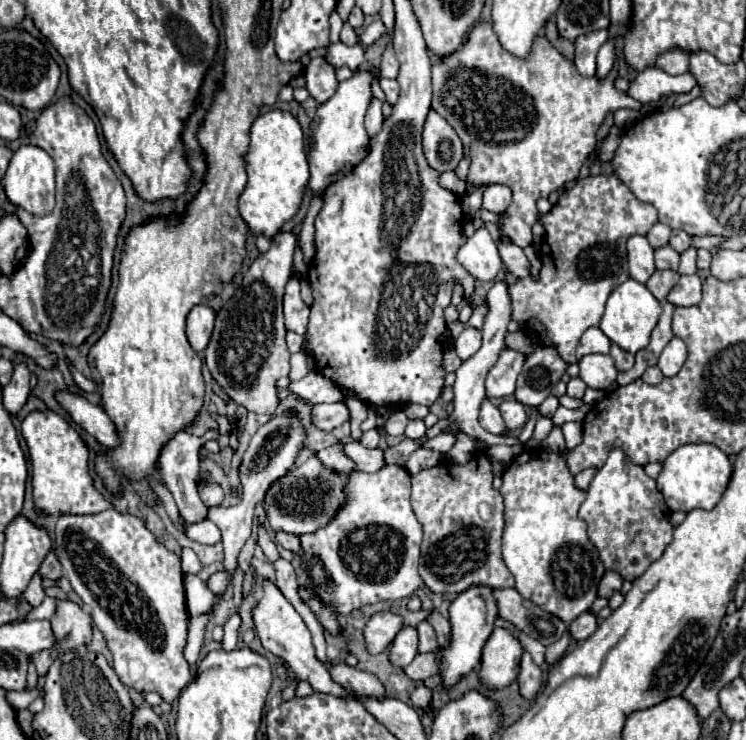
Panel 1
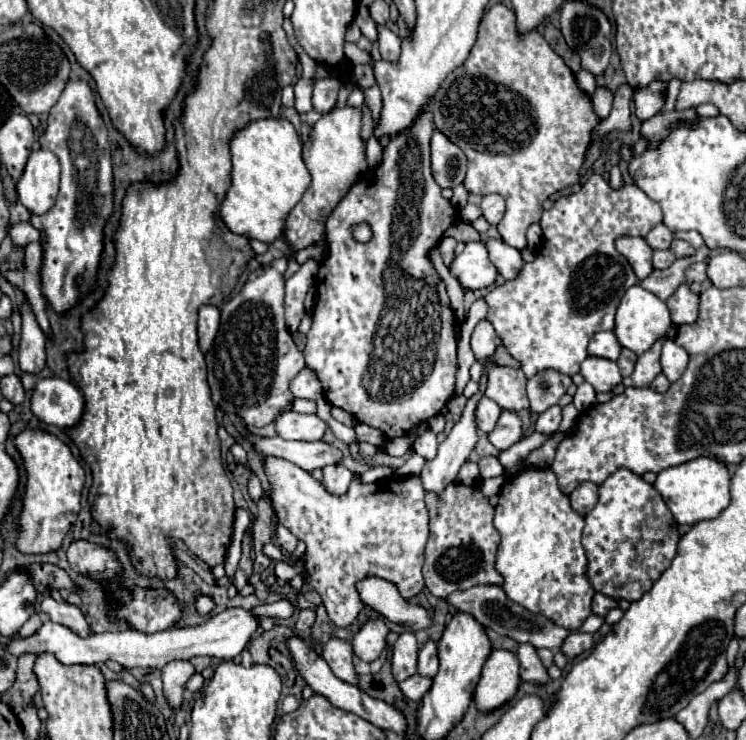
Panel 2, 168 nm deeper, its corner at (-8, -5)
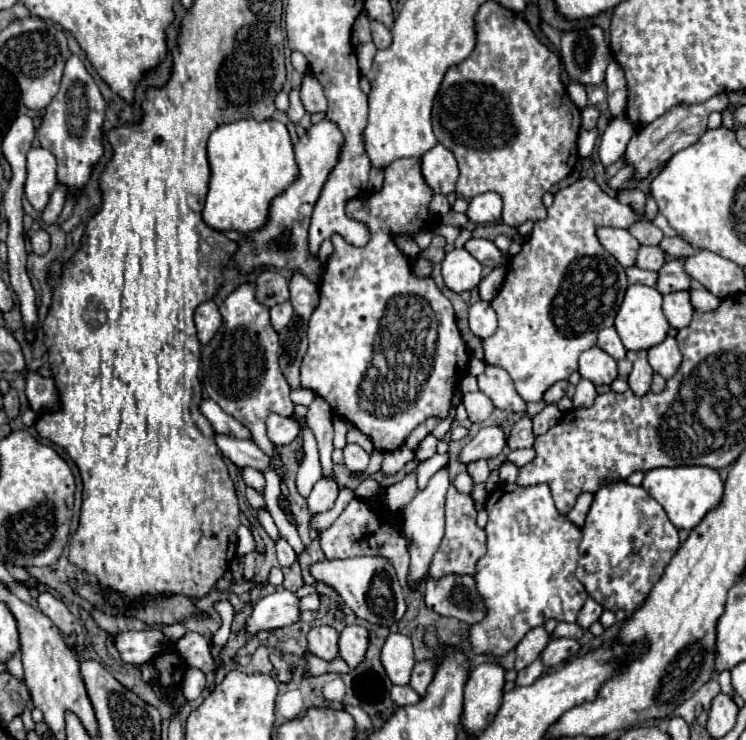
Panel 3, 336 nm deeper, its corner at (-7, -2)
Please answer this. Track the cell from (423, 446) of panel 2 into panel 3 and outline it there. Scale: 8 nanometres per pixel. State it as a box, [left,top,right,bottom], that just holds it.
[415,434,437,462]

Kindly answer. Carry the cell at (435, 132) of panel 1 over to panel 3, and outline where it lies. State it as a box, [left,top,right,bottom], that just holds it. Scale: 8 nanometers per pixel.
[421,144,459,196]

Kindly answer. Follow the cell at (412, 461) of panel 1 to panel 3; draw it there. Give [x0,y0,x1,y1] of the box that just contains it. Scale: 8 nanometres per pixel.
[403,466,449,590]

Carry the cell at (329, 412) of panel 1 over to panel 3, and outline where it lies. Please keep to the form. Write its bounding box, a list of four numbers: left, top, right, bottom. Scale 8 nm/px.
[265,414,301,446]

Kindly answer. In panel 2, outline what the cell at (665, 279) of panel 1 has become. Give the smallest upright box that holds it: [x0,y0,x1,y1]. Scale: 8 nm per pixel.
[640,245,724,301]

